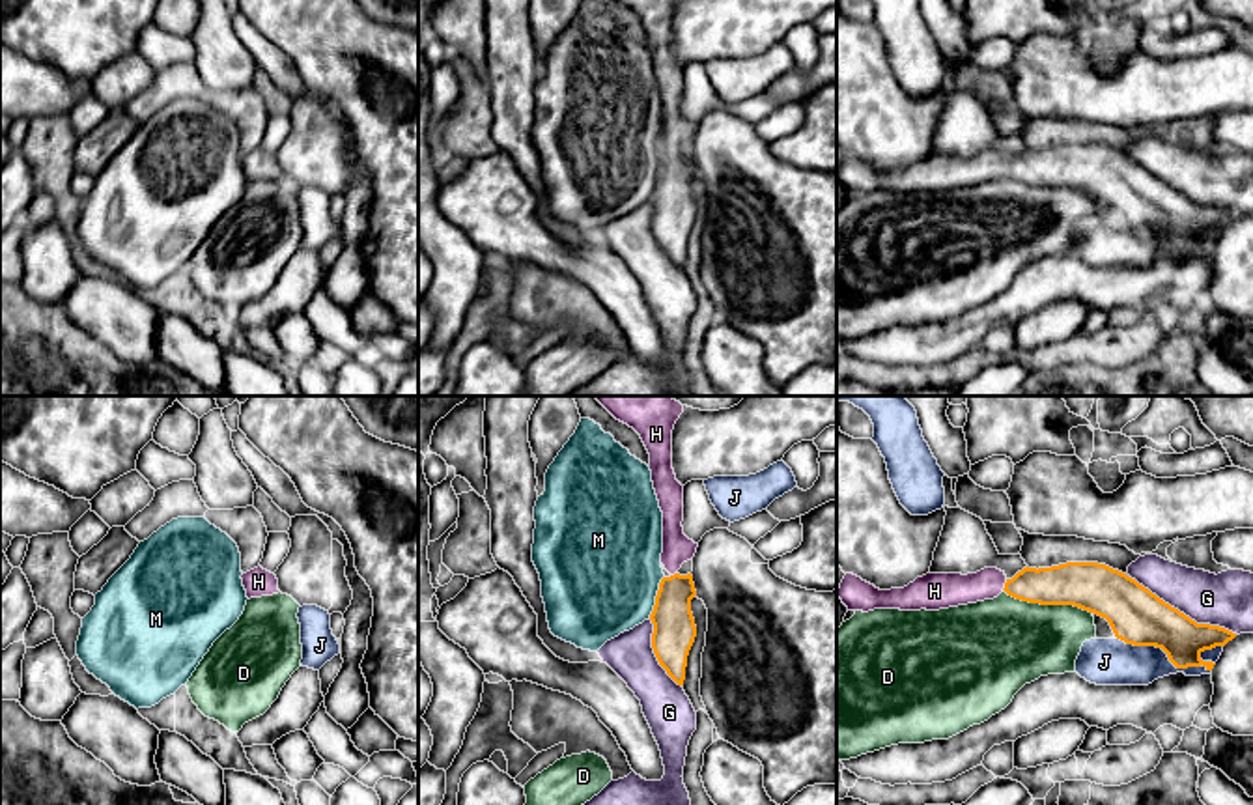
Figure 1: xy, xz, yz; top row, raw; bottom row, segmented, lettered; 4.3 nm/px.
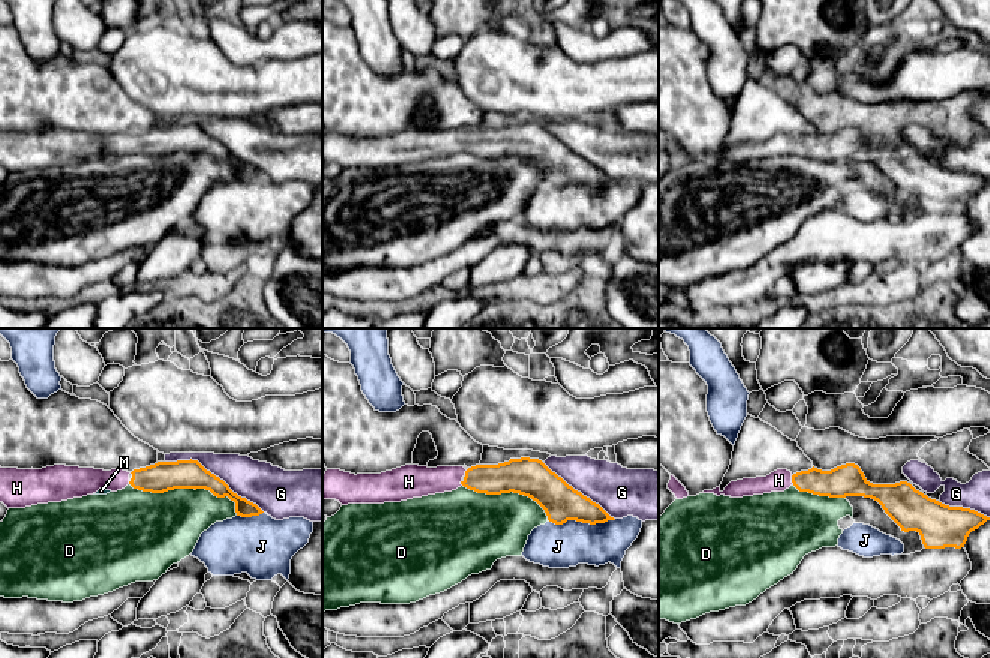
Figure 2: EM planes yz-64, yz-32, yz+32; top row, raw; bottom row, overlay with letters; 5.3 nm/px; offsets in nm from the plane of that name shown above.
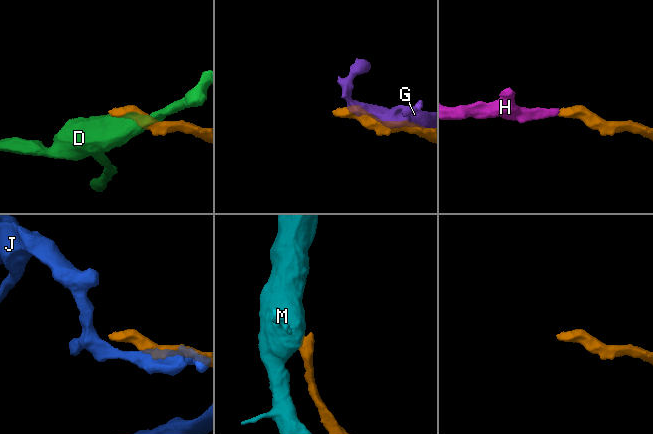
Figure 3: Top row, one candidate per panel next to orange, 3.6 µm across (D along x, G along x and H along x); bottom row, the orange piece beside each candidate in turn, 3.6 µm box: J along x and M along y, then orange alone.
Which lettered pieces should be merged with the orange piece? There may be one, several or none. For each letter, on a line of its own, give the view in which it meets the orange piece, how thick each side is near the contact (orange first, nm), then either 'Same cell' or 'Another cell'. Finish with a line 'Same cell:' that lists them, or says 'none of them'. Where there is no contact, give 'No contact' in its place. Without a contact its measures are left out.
D: Touches orange in yz. Thickness 220 nm (orange) against 400 nm. Another cell
G: Touches orange in yz. Thickness 240 nm (orange) against 240 nm. Another cell
H: Touches orange in yz. Thickness 180 nm (orange) against 140 nm. Same cell
J: Touches orange in yz. Thickness 240 nm (orange) against 190 nm. Another cell
M: Touches orange in xz. Thickness 180 nm (orange) against 500 nm. Another cell
Same cell: H

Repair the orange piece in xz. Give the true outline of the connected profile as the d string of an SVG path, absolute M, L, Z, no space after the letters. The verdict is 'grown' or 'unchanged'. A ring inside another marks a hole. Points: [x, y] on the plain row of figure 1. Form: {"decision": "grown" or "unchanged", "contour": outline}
{"decision": "grown", "contour": "M616 0L633 9L648 35L654 71L663 93L661 146L670 155L659 164L655 187L650 196L654 205L652 230L667 256L683 267L687 237L697 219L691 181L697 177L693 157L680 157L683 144L691 142L698 125L683 116L683 67L672 50L672 11L678 0Z"}

